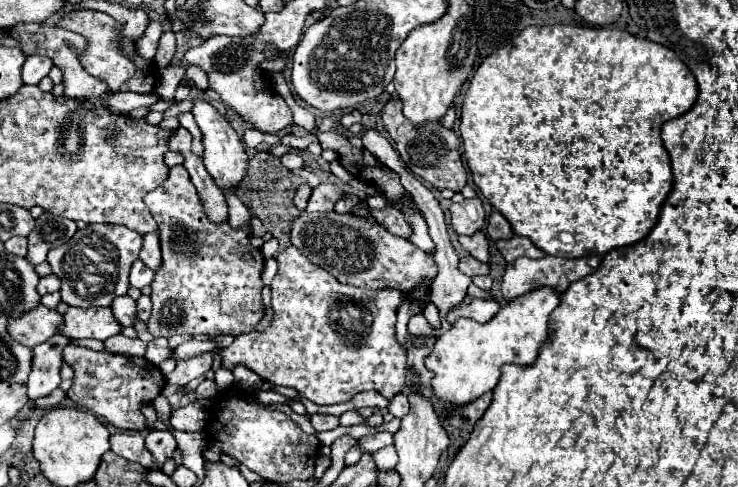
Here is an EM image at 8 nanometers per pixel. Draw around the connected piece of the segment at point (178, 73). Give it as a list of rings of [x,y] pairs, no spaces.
[[[168,66],[158,72],[156,92],[160,96],[160,102],[170,102],[174,98],[174,90],[182,78],[184,78],[184,68],[178,66]]]

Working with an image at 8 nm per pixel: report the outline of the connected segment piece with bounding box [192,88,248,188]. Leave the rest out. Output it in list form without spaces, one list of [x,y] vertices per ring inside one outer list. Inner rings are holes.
[[[194,88],[192,102],[194,102],[194,106],[192,106],[194,120],[202,130],[202,142],[204,142],[204,156],[202,158],[204,158],[206,170],[212,174],[212,178],[216,180],[216,184],[220,188],[238,186],[244,172],[246,172],[246,166],[248,166],[248,154],[244,150],[242,138],[236,134],[232,122],[226,116],[222,116],[210,102],[206,102],[206,90]]]

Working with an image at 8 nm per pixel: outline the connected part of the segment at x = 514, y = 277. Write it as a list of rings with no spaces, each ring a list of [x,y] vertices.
[[[544,256],[540,260],[532,258],[518,258],[506,266],[504,278],[502,278],[502,294],[506,300],[512,300],[516,296],[522,296],[538,286],[554,286],[558,292],[564,292],[572,282],[592,274],[600,266],[600,256],[580,256],[580,258],[554,258]]]

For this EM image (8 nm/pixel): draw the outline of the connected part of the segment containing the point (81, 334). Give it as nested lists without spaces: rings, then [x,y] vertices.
[[[68,308],[64,314],[64,324],[60,326],[60,334],[78,340],[78,338],[96,338],[106,340],[122,332],[122,326],[112,316],[112,308]]]

